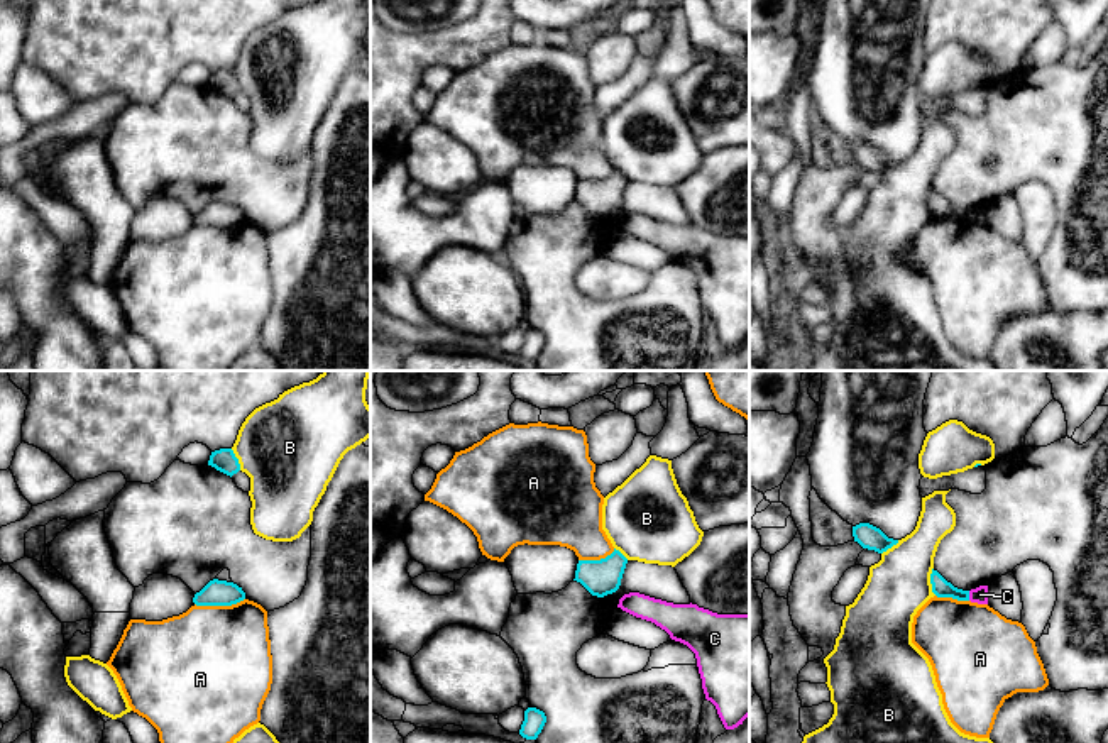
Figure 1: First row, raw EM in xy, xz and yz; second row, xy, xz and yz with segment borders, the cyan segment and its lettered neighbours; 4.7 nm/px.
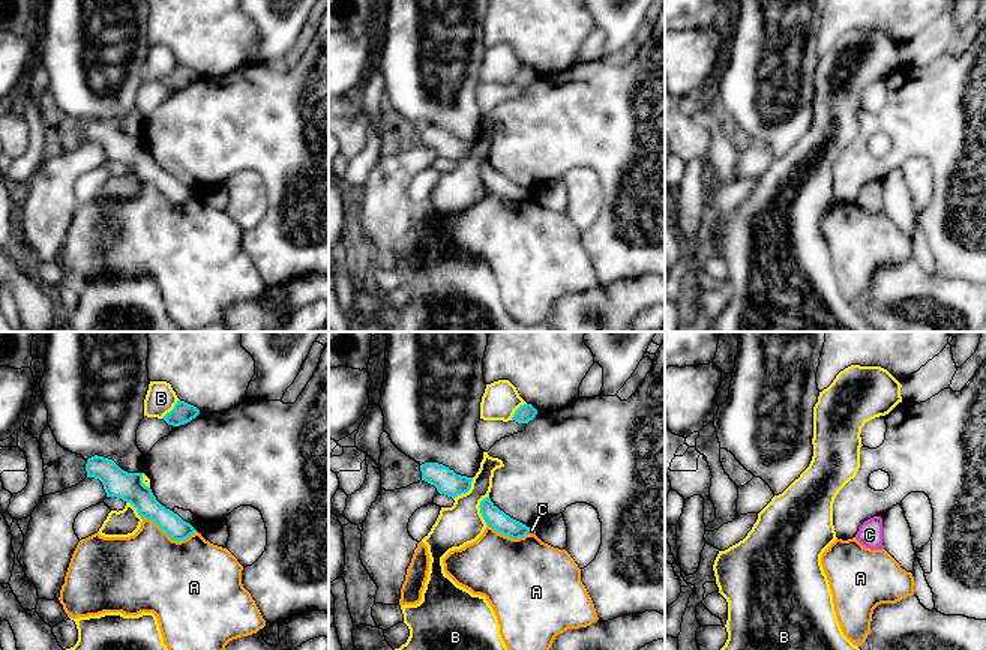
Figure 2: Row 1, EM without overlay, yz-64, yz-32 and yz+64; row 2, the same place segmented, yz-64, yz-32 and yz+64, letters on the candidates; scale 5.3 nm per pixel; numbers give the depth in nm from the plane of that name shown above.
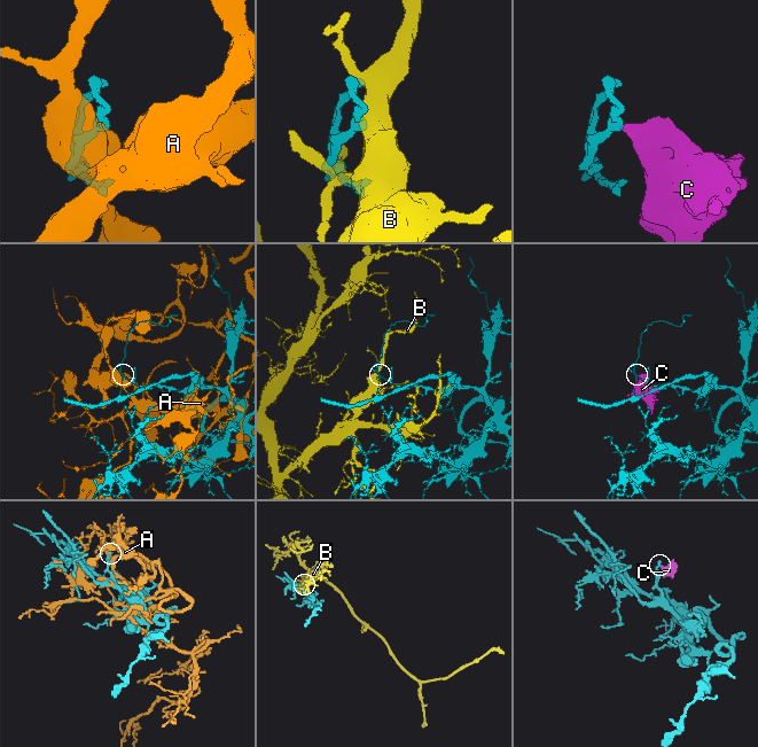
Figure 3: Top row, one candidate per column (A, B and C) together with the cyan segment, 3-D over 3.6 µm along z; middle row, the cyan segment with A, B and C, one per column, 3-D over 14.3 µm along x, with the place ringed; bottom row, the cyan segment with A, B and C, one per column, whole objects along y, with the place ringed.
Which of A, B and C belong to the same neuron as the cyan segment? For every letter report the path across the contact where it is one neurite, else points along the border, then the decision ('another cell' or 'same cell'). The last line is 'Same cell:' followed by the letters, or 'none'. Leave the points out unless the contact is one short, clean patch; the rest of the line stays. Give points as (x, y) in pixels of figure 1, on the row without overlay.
A: another cell
B: another cell
C: border along yz (968, 212), (970, 220); another cell
Same cell: none

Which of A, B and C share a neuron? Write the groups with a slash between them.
A / B / C

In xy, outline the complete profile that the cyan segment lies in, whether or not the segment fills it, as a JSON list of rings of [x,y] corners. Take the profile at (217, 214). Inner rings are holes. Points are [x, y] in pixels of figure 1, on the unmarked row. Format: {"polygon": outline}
{"polygon": [[[210,201],[200,213],[195,215],[196,227],[232,227],[245,220],[245,213],[233,203]]]}

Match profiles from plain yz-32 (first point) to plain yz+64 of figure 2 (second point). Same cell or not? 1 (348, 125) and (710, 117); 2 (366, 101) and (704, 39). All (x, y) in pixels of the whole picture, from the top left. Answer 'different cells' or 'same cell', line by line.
1: different cells
2: different cells

